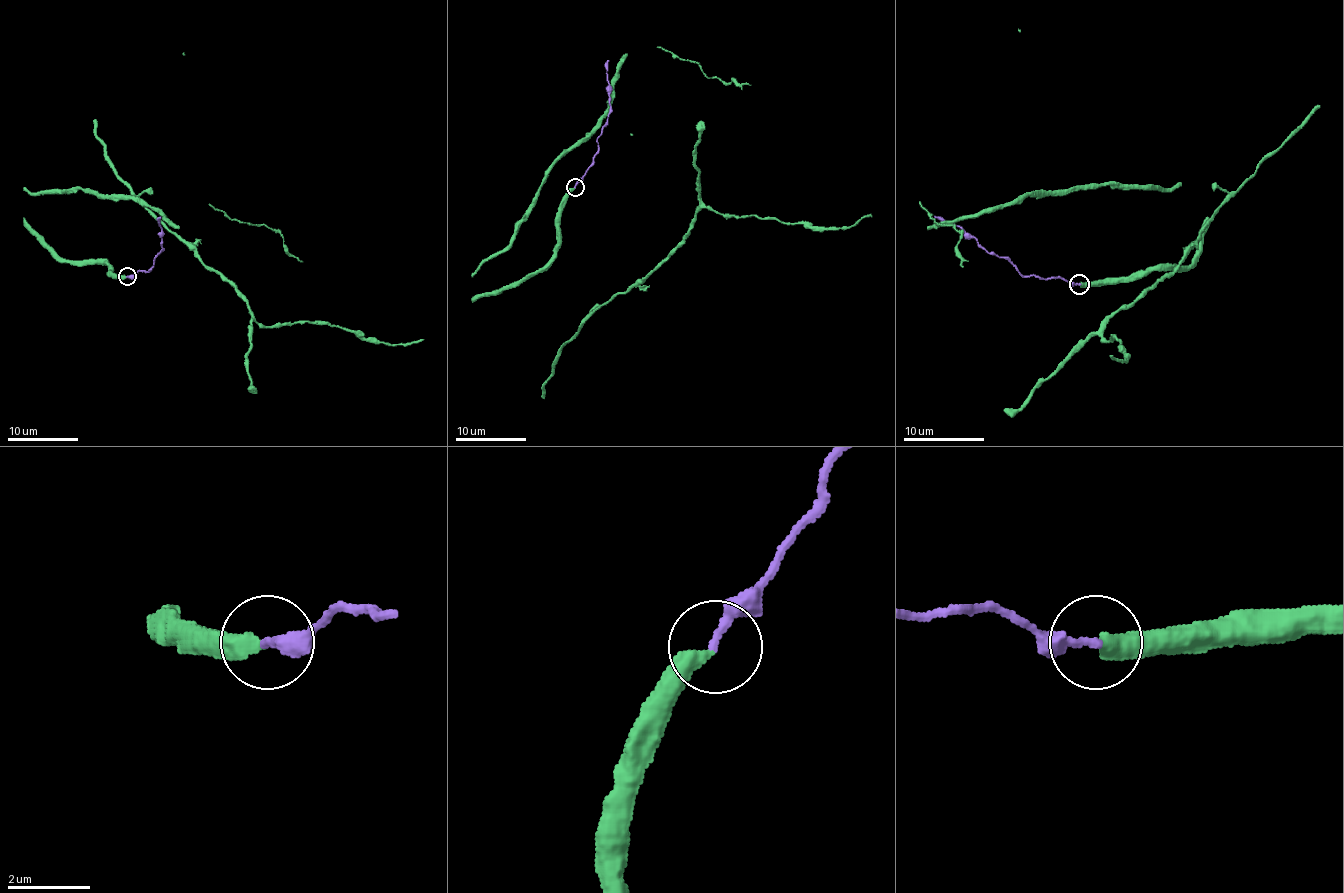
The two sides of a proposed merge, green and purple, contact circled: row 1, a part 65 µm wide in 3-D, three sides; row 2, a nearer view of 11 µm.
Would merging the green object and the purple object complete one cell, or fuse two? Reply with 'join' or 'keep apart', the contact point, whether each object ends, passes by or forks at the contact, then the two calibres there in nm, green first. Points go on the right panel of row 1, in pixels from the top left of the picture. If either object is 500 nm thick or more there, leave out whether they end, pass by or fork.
keep apart; place (1079, 284); green ends; purple ends; calibres 440 and 220 nm

